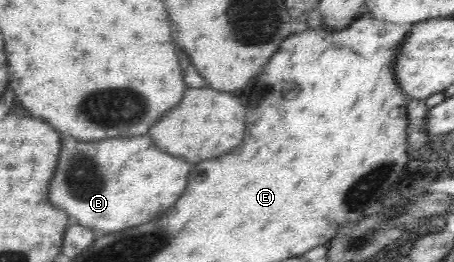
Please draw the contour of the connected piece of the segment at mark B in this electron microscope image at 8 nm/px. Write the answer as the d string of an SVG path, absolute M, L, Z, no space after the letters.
M61 135L59 137L59 155L55 173L49 183L49 201L65 211L69 217L73 217L79 225L99 229L105 233L119 231L125 227L137 227L153 219L159 211L165 211L171 207L181 191L187 185L187 177L191 171L191 165L183 159L171 157L163 151L159 151L149 135L129 135L129 137L107 137L101 141L85 141L77 139L73 135Z

